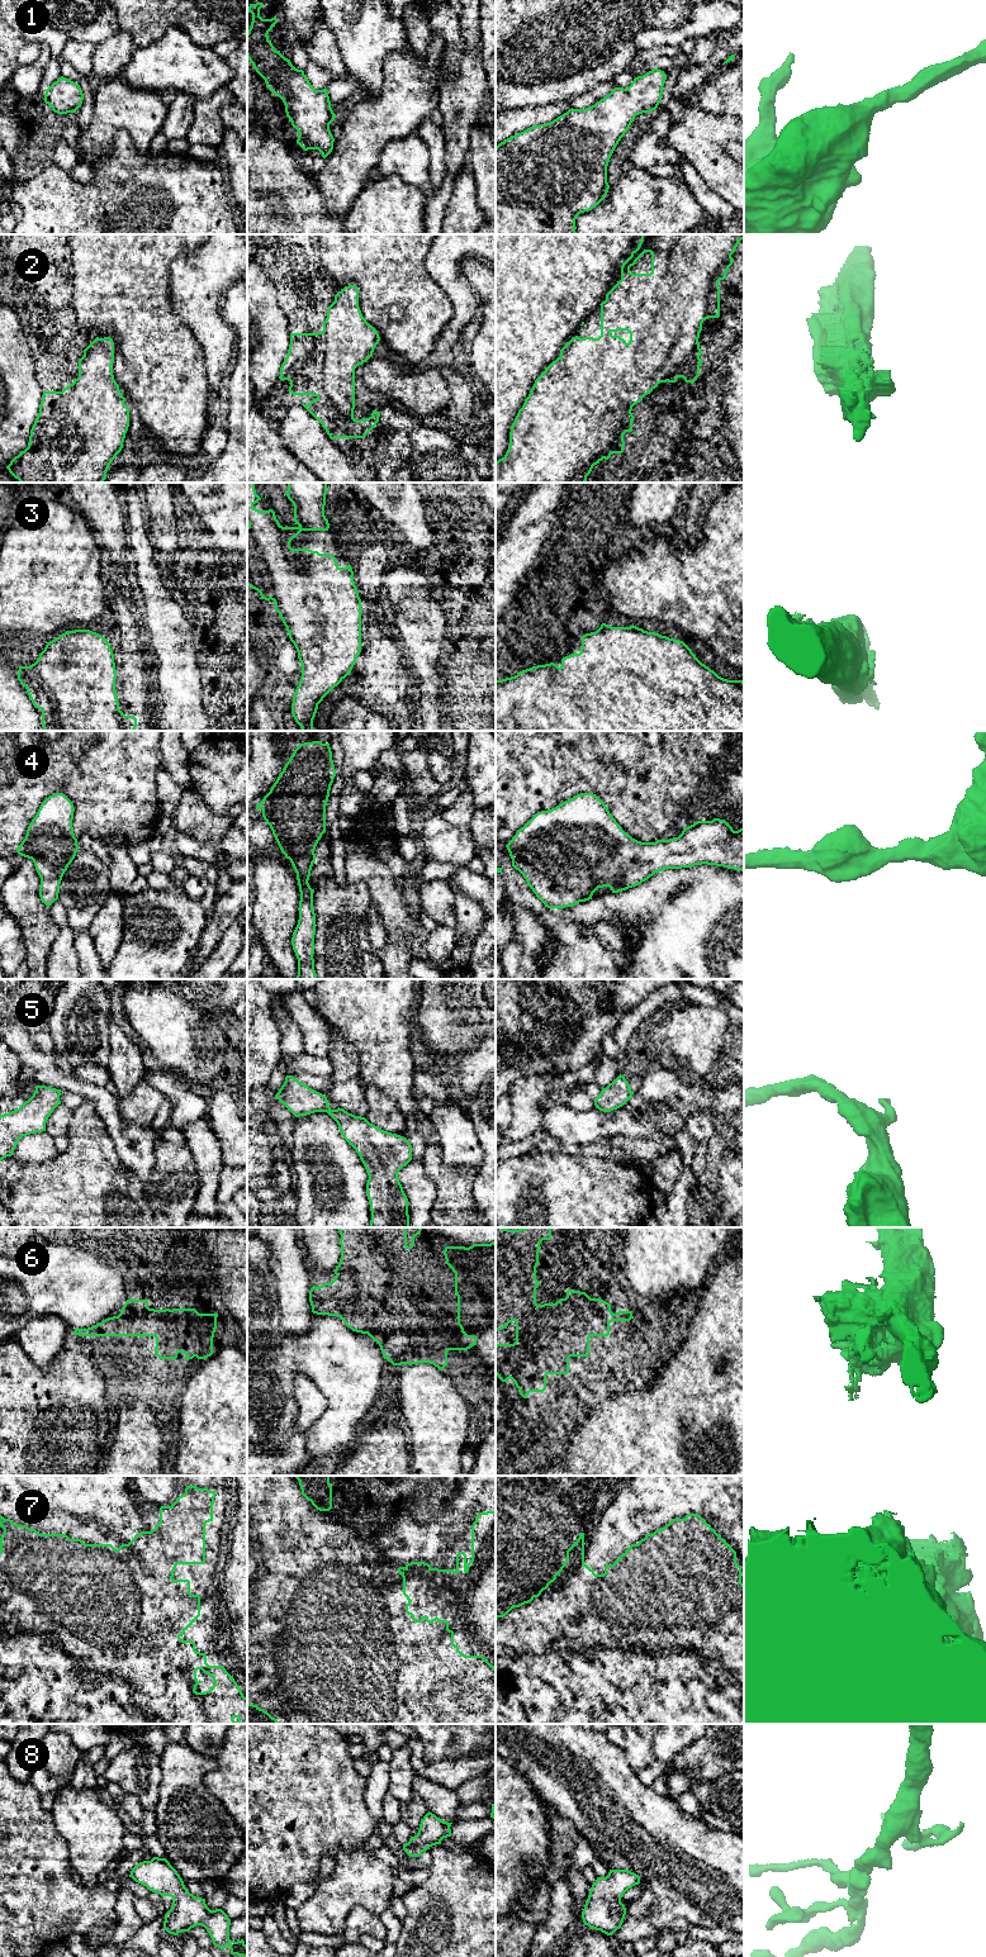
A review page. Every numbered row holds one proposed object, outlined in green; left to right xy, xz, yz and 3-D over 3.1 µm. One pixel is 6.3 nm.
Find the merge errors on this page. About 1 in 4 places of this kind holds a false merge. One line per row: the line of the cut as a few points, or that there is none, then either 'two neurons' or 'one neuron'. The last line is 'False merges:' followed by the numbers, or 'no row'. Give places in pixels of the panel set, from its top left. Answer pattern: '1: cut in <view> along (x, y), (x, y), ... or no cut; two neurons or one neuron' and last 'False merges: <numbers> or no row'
1: no cut; one neuron
2: no cut; one neuron
3: no cut; one neuron
4: no cut; one neuron
5: no cut; one neuron
6: no cut; one neuron
7: no cut; one neuron
8: no cut; one neuron
False merges: no row

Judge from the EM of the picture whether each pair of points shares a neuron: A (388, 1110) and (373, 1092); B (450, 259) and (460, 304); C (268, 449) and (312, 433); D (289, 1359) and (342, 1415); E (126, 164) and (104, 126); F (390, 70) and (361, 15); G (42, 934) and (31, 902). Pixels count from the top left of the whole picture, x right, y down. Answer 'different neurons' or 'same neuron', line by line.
A: same neuron
B: same neuron
C: different neurons
D: same neuron
E: different neurons
F: different neurons
G: same neuron

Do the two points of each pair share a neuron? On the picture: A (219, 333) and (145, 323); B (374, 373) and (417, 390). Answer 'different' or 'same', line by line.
A: different
B: same

